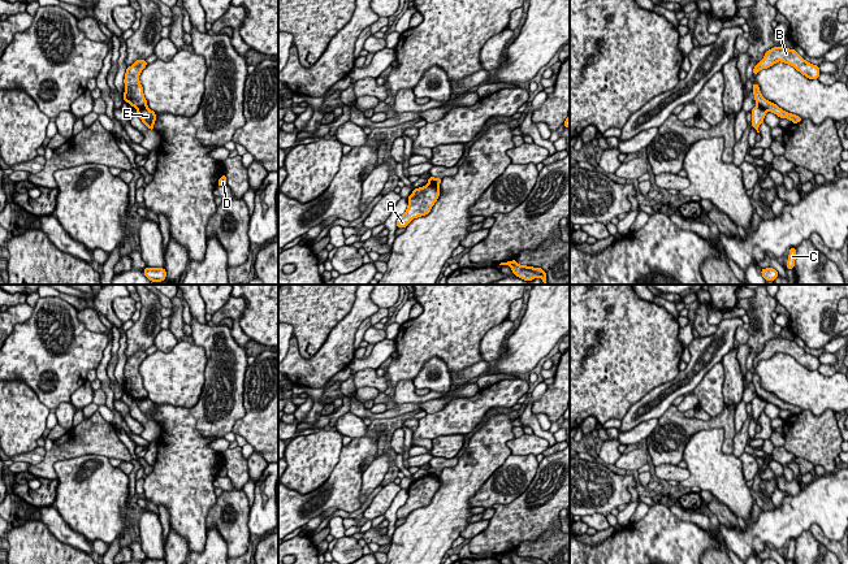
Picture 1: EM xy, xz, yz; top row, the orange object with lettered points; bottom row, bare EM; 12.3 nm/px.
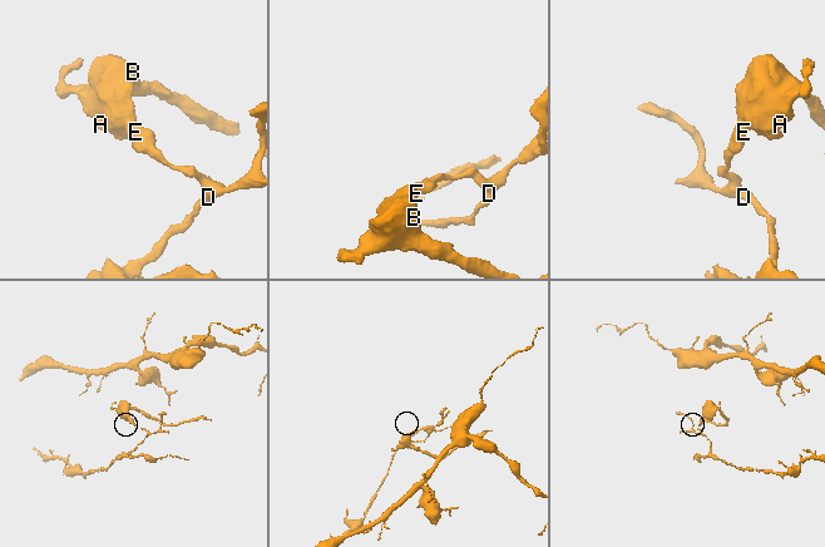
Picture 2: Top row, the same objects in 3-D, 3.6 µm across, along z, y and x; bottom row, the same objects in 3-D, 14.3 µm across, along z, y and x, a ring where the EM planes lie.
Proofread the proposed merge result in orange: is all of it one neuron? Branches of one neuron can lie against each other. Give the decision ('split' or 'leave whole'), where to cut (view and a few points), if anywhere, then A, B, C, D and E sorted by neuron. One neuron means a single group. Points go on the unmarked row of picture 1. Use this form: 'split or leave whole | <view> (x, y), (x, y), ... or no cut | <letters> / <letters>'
split | xy (146, 397), (137, 400) | A B / C D E

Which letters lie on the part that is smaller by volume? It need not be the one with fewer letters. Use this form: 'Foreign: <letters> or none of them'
Foreign: A, B

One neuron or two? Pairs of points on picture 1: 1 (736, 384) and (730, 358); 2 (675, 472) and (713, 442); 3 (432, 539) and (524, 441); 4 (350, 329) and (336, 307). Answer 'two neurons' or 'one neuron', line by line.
1: one neuron
2: two neurons
3: two neurons
4: two neurons

